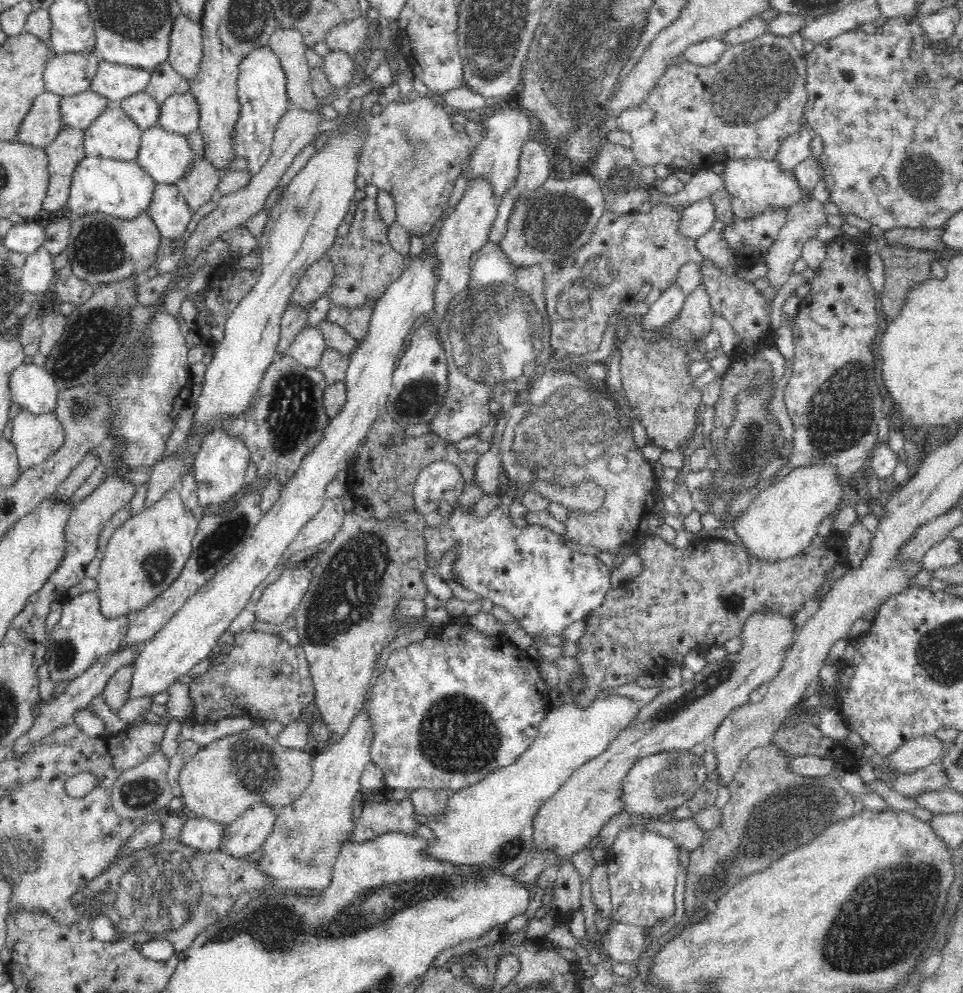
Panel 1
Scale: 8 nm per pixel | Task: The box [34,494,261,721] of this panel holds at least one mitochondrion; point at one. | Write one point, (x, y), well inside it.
(225, 535)

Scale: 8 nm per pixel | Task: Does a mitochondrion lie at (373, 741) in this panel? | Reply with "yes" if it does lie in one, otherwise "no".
no

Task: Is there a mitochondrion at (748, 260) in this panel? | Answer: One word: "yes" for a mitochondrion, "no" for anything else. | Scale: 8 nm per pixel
no

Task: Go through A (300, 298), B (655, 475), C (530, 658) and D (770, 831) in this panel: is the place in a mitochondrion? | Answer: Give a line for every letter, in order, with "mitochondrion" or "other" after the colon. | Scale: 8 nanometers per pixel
A: other
B: other
C: other
D: mitochondrion

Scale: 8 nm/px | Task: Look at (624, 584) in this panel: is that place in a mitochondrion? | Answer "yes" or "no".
no

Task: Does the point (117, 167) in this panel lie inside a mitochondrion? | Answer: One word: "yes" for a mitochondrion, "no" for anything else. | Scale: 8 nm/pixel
no

